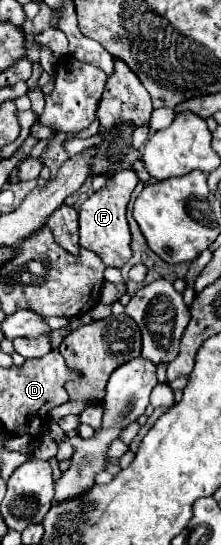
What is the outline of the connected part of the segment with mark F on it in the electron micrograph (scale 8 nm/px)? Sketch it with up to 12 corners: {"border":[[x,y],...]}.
{"border":[[113,175],[79,209],[79,245],[105,265],[129,257],[125,209],[139,183]]}

